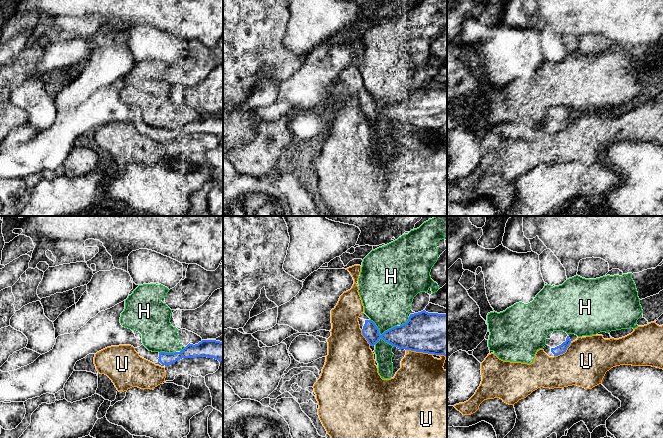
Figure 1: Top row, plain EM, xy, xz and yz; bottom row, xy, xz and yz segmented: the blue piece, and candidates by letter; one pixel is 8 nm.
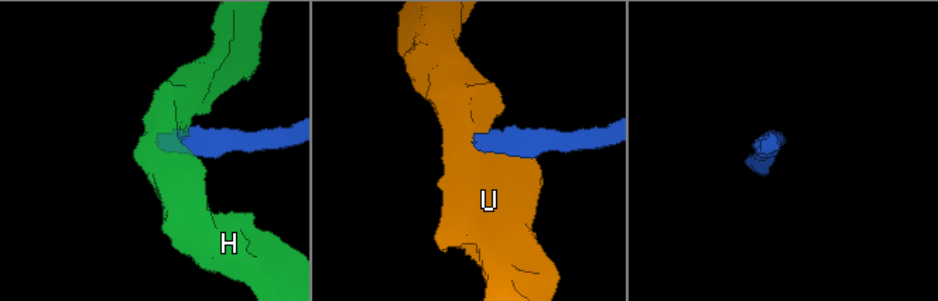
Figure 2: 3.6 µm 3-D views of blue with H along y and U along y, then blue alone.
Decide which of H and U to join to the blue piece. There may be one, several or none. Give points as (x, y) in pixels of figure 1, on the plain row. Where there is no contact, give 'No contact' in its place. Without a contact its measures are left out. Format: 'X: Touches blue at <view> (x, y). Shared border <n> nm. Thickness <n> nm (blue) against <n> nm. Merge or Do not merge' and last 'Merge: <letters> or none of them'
H: Touches blue at xz (382, 110). Shared border 220 nm. Thickness 240 nm (blue) against 360 nm. Do not merge
U: Touches blue at xz (420, 127). Shared border 240 nm. Thickness 340 nm (blue) against 420 nm. Do not merge
Merge: none of them

